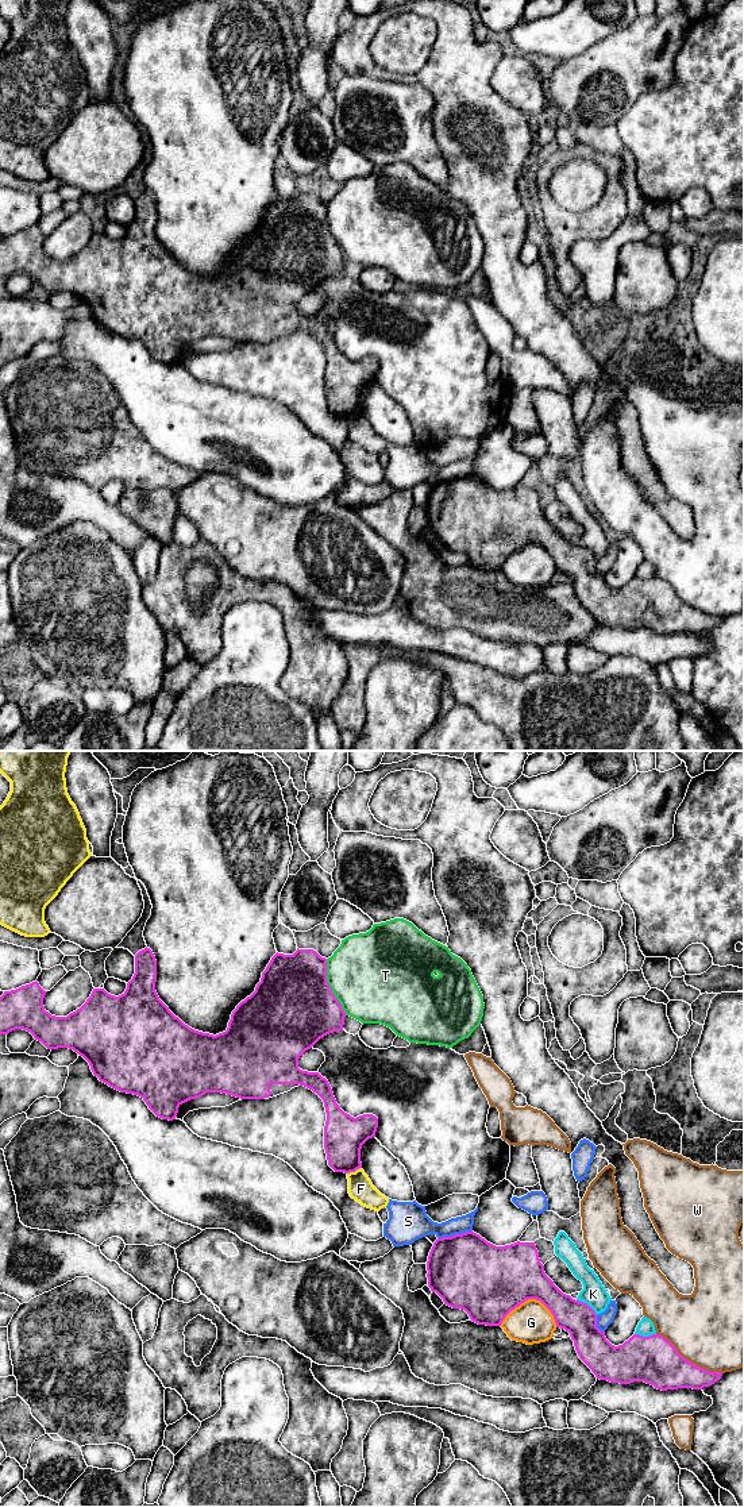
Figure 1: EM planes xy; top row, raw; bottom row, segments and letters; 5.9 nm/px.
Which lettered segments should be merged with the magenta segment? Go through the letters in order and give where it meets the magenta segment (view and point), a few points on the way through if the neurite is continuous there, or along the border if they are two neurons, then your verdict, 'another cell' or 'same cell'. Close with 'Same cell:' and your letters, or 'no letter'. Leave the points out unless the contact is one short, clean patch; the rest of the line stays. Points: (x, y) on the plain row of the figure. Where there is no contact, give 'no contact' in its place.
F: meets magenta in xy at (354, 415); another cell
G: meets magenta in xy at (529, 542); another cell
K: meets magenta in xy at (588, 548); another cell
S: meets magenta in xy at (455, 478); same cell
T: meets magenta in xy at (330, 231); another cell
W: meets magenta in xy at (689, 605); another cell
Same cell: S

